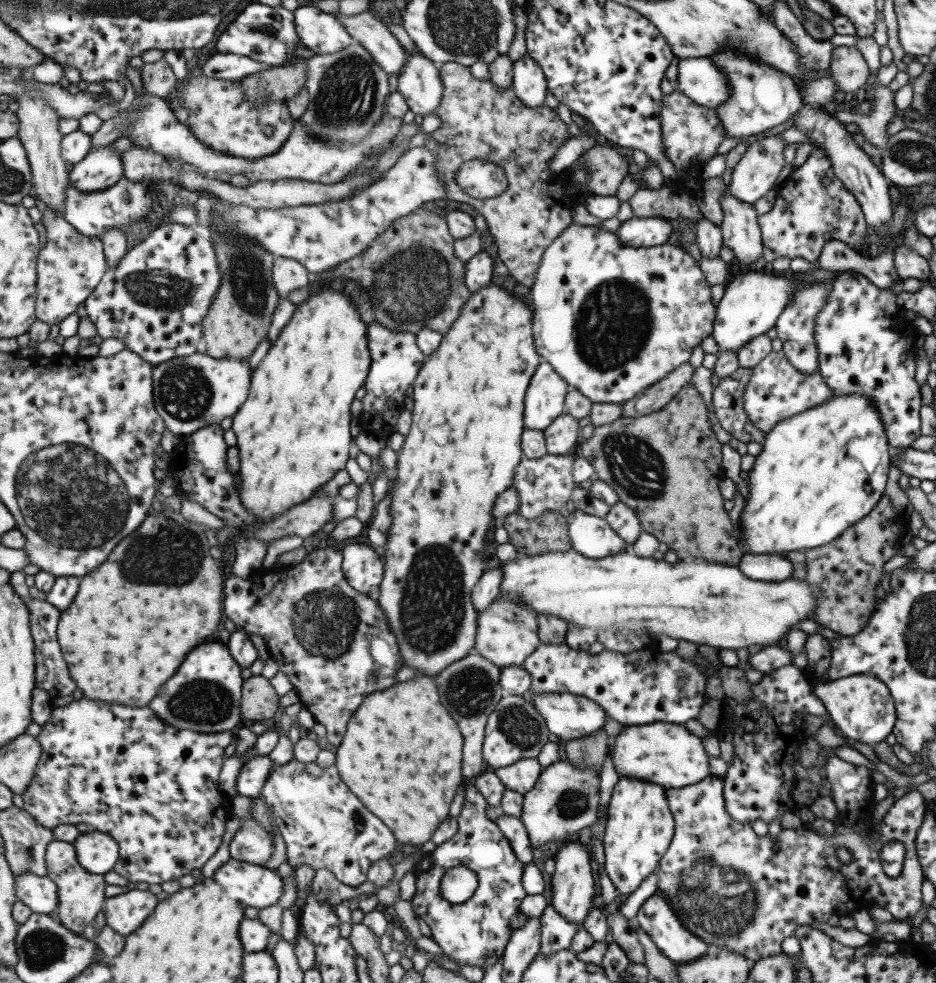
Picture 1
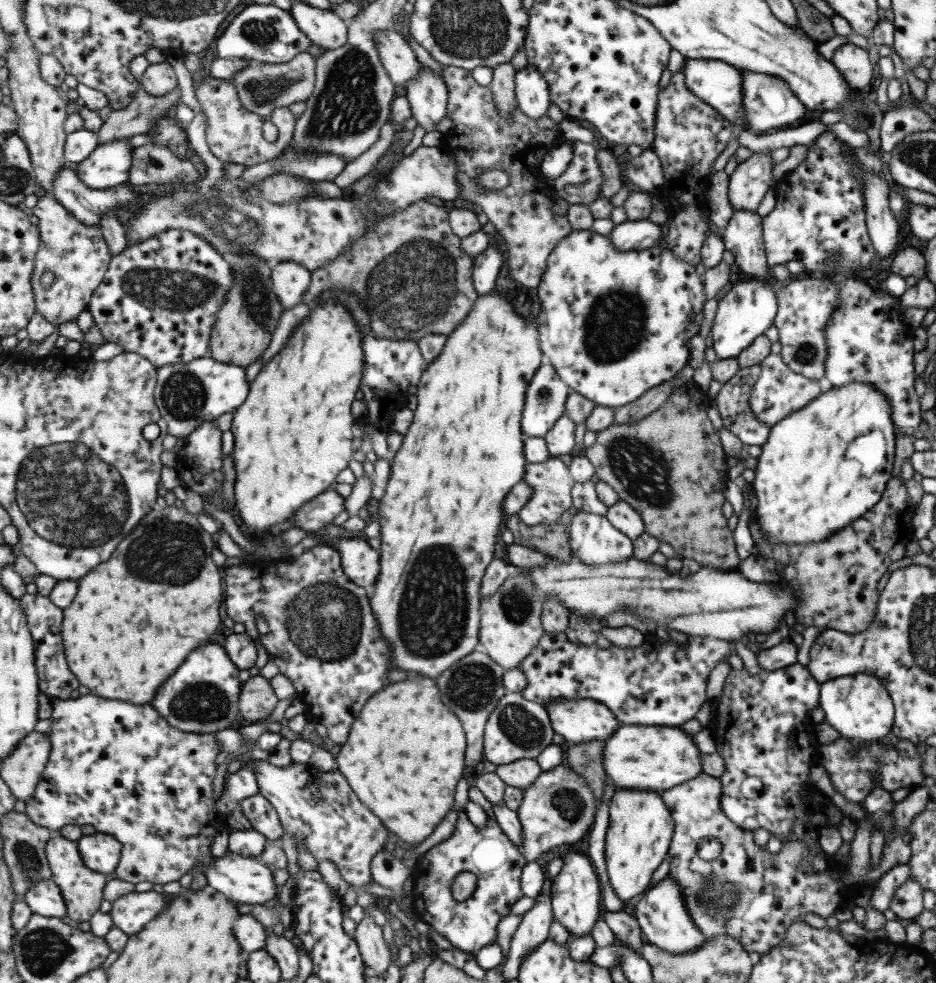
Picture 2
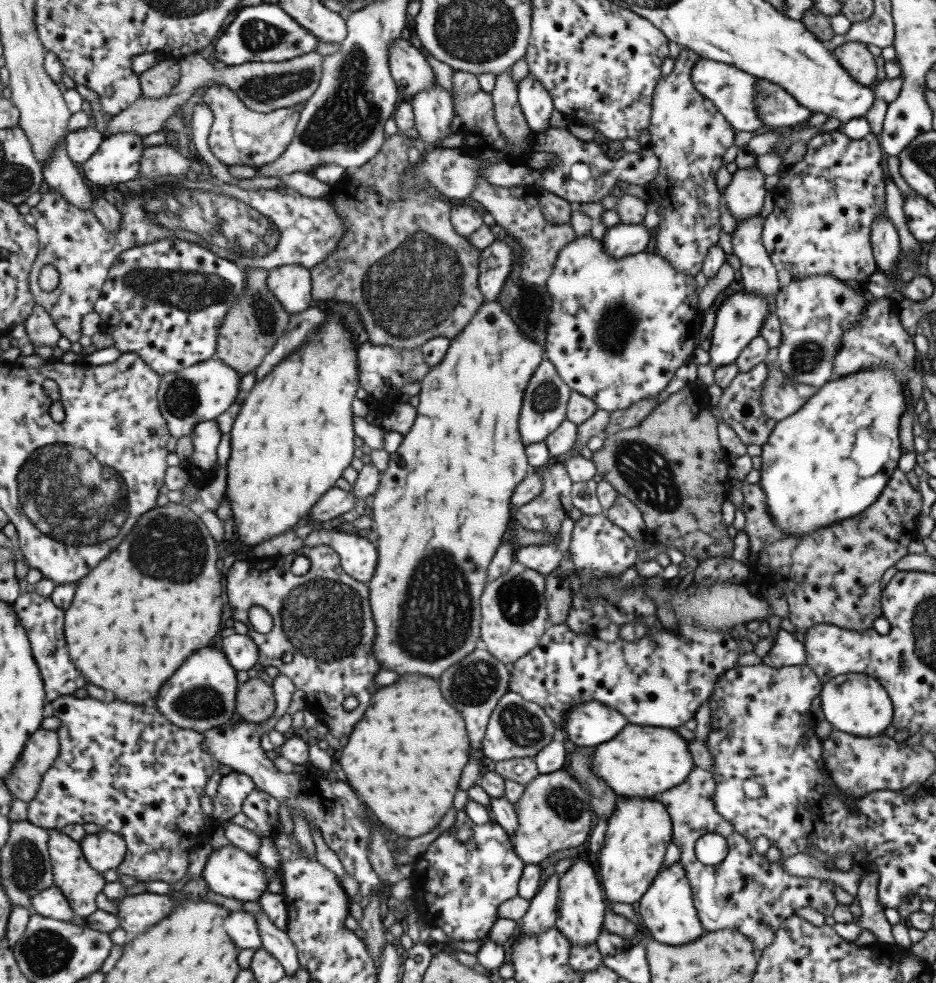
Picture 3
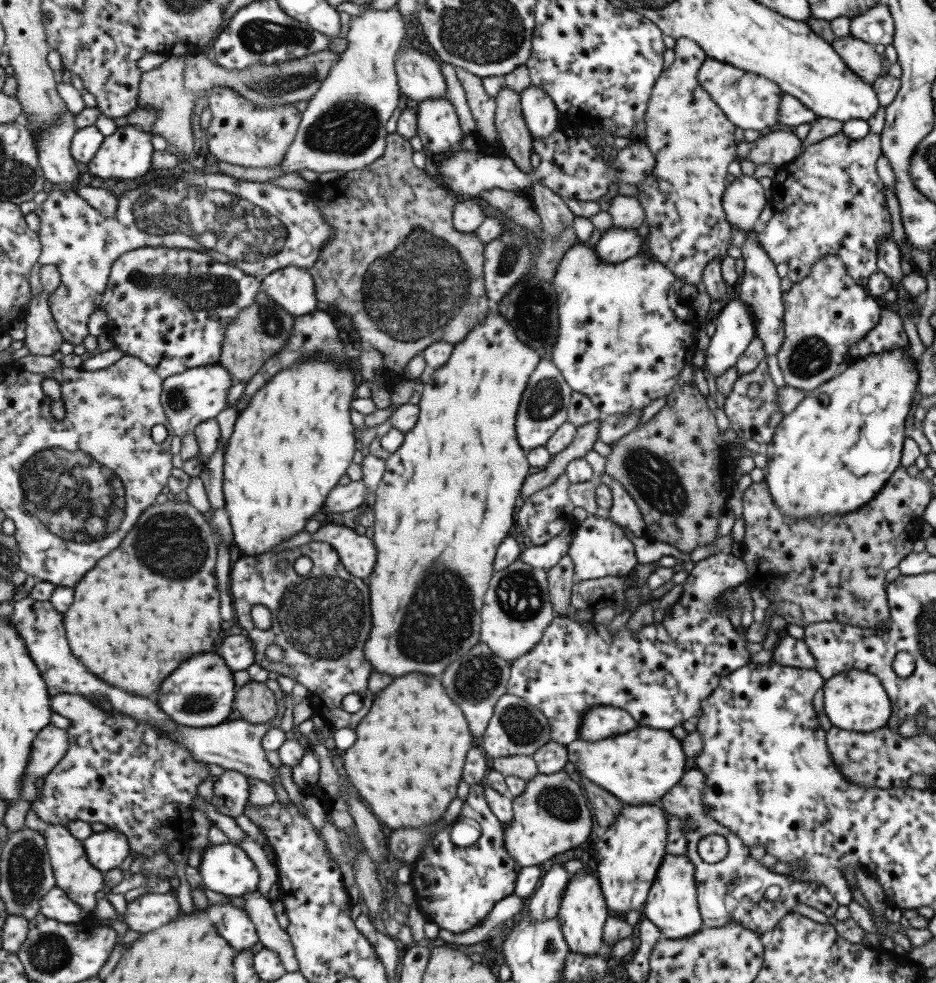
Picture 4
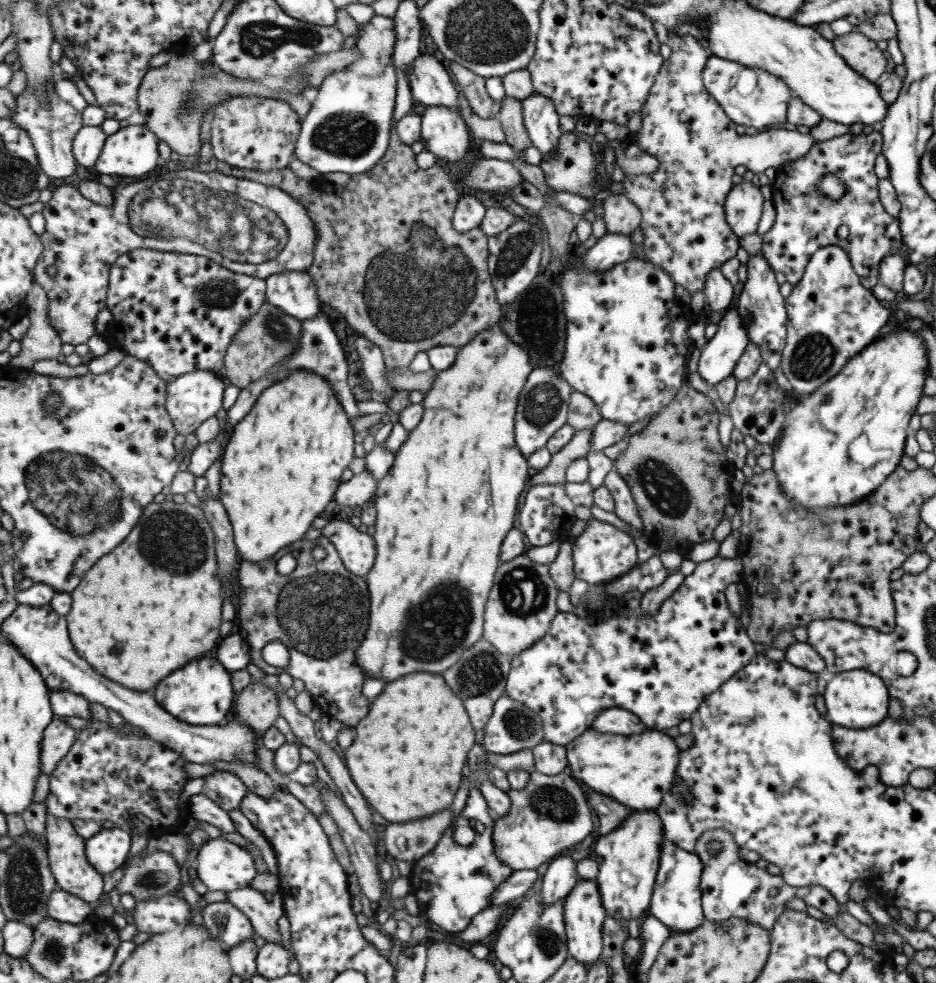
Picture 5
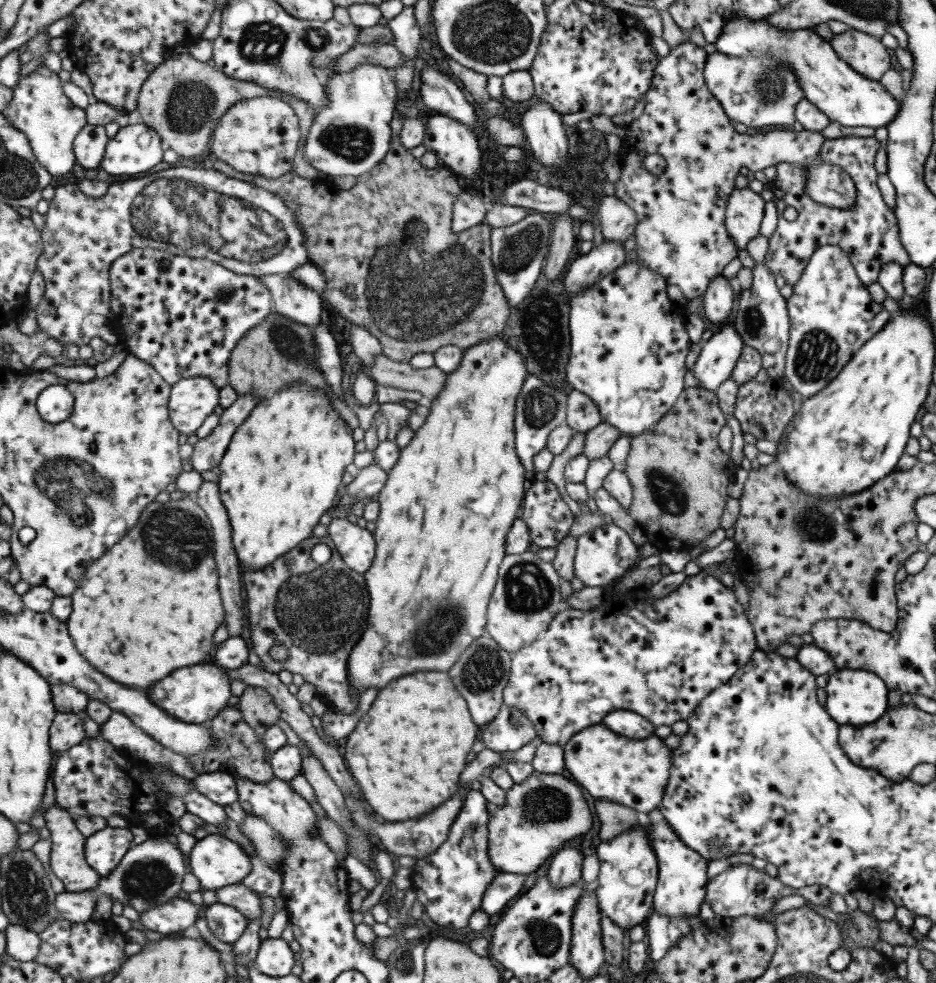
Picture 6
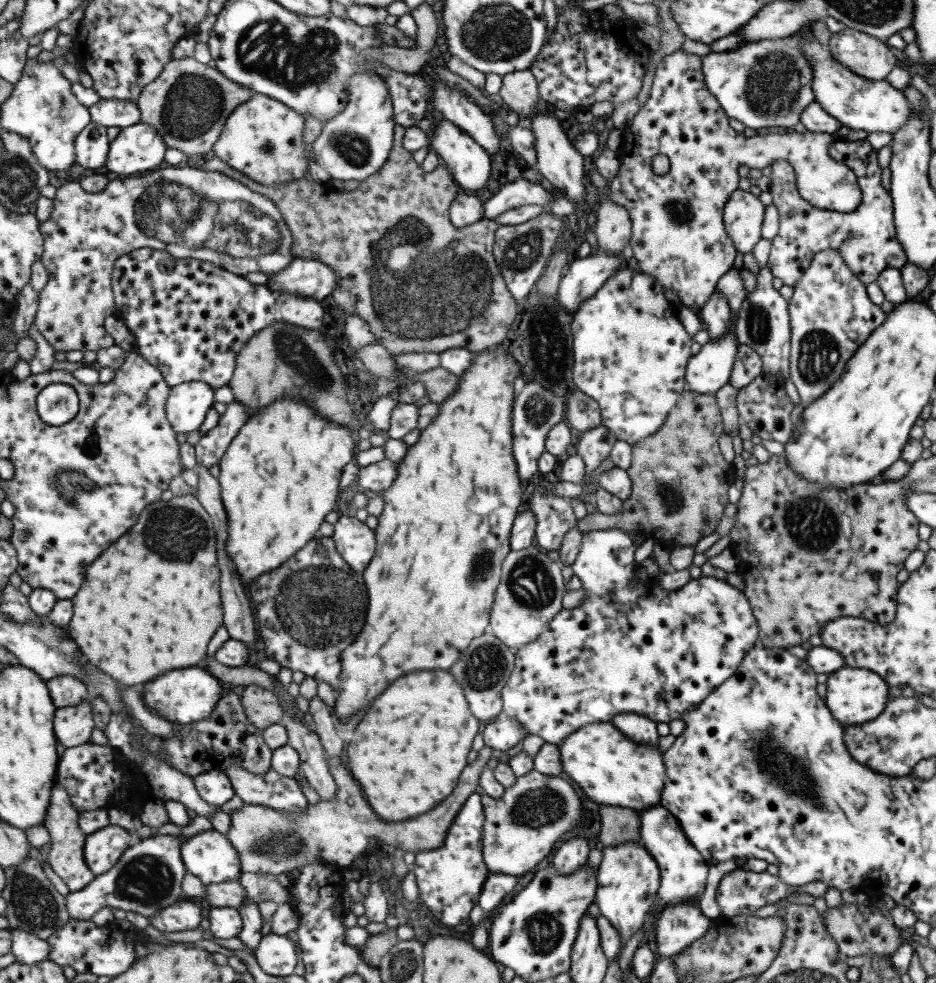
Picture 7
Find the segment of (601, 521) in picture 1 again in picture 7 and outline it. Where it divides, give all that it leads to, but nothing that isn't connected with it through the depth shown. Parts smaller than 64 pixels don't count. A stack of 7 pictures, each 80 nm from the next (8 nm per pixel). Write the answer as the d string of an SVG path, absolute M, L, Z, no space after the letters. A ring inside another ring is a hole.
M618 528L582 533L579 550L571 567L573 575L580 580L582 589L589 596L591 602L595 596L597 598L599 596L611 596L611 592L615 588L631 582L633 575L635 575L633 551L636 546L631 535Z

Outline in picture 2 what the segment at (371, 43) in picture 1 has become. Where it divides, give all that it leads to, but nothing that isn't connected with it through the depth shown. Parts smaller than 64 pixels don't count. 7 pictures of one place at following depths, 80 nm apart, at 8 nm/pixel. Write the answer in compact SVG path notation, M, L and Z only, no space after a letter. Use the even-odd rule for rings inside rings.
M378 30L374 34L374 40L381 62L400 93L403 93L408 87L408 82L416 79L423 66L414 46L401 34L390 30Z

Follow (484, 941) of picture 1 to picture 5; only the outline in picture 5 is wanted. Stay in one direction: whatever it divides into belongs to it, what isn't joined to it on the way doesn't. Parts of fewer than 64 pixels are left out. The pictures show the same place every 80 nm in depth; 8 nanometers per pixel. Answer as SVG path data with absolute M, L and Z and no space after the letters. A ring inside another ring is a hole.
M472 787L462 812L455 817L455 826L457 822L463 824L463 820L477 818L477 822L485 826L485 830L478 831L477 838L471 846L461 846L455 842L455 830L451 827L444 832L438 847L412 863L409 874L410 892L418 899L421 912L426 918L448 932L463 932L477 914L493 904L494 894L514 873L513 867L505 864L496 853L496 822L489 808L482 790Z

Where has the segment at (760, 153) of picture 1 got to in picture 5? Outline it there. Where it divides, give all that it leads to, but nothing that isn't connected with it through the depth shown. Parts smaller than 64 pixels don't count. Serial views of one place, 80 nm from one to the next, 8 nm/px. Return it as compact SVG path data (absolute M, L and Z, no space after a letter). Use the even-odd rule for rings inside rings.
M742 181L729 189L725 195L723 213L733 236L739 239L756 233L763 202L761 191L751 181Z

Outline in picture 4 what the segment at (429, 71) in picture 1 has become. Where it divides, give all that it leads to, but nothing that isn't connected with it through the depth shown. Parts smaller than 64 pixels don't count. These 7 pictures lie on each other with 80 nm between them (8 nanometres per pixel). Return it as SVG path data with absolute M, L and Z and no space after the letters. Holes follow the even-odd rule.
M446 98L418 103L418 136L430 154L445 154L461 149L459 140L466 134L453 102Z

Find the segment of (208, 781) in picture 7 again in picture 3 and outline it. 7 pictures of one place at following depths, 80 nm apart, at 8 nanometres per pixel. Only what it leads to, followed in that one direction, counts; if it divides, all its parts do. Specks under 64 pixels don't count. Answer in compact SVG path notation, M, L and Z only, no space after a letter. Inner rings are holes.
M233 770L223 776L217 787L217 794L212 798L213 817L220 822L227 822L243 812L243 803L255 789L256 782L248 774Z

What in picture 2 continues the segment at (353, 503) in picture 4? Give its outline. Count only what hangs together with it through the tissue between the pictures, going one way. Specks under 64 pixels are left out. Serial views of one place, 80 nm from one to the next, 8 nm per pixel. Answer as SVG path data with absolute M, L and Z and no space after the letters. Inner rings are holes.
M329 488L319 497L315 497L307 505L301 507L290 518L290 522L293 527L303 529L307 534L313 533L327 526L329 522L333 522L335 516L339 516L343 510L346 510L346 498L334 488Z

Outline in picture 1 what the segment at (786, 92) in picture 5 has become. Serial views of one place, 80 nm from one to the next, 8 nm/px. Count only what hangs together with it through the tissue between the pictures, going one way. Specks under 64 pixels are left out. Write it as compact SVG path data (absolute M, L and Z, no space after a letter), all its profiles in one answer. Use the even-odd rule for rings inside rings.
M707 57L678 58L673 87L695 104L711 109L728 101L730 93L724 72Z

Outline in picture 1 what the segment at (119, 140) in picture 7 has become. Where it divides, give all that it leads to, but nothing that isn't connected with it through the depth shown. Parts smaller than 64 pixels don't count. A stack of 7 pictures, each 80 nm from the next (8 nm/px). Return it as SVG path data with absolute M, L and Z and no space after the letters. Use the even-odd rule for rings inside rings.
M111 145L93 149L81 162L73 166L70 184L84 192L111 188L125 177L121 155Z

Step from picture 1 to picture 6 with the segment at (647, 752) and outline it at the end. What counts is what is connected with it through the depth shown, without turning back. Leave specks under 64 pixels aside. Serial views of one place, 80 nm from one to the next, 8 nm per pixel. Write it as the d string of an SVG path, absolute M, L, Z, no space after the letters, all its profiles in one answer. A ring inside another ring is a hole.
M601 724L589 726L569 738L564 752L566 772L585 787L587 794L646 814L658 807L672 768L671 749L663 744L662 738L653 734L643 740L631 740Z

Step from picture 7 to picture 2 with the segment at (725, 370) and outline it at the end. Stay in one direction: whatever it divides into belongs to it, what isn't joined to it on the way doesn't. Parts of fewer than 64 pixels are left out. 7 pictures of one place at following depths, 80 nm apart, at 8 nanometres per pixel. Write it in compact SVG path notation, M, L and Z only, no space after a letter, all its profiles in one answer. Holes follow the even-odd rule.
M736 276L727 292L717 303L716 315L710 328L711 348L717 359L739 355L755 338L761 337L774 321L777 310L775 283L772 286Z

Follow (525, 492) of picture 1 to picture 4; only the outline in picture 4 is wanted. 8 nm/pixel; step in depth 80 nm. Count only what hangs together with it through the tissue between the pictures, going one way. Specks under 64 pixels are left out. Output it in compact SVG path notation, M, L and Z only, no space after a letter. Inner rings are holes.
M565 472L555 484L523 500L517 515L517 524L533 545L542 545L559 536L568 526L574 526L571 517L573 504L569 498L569 476Z

